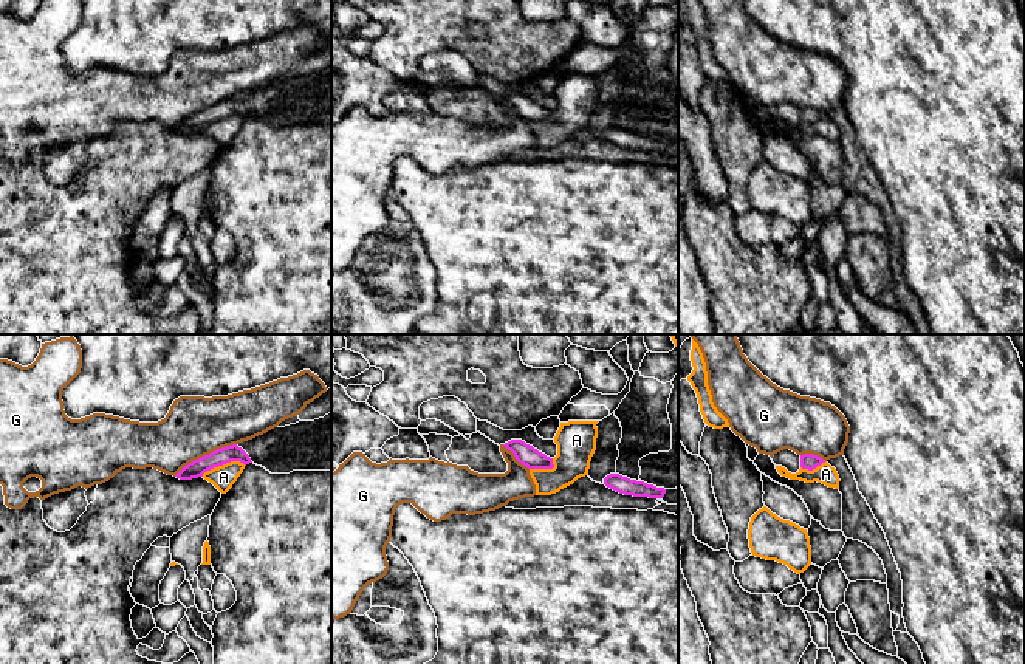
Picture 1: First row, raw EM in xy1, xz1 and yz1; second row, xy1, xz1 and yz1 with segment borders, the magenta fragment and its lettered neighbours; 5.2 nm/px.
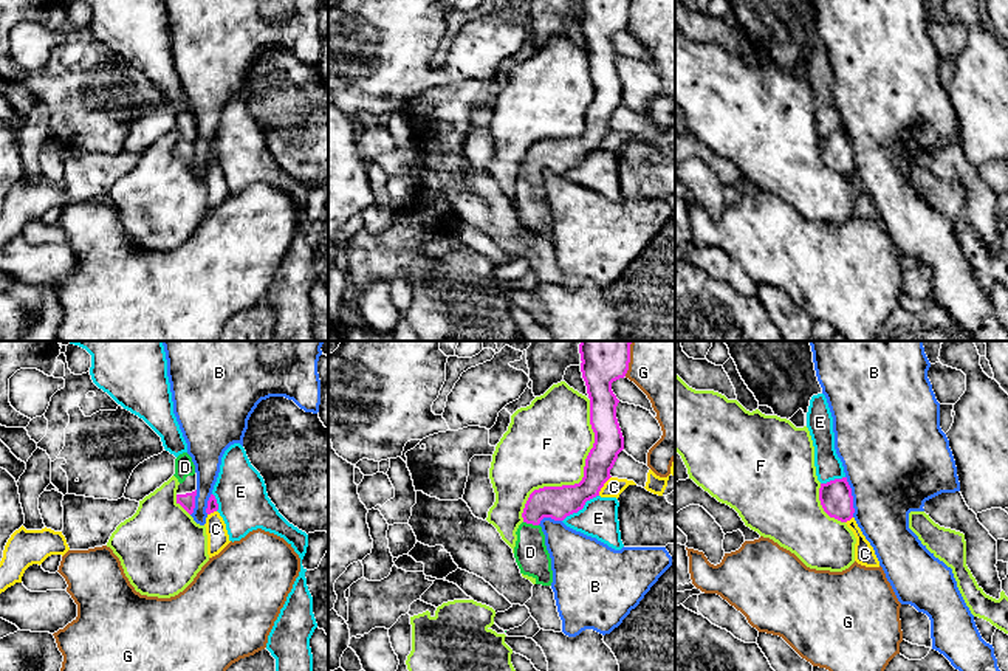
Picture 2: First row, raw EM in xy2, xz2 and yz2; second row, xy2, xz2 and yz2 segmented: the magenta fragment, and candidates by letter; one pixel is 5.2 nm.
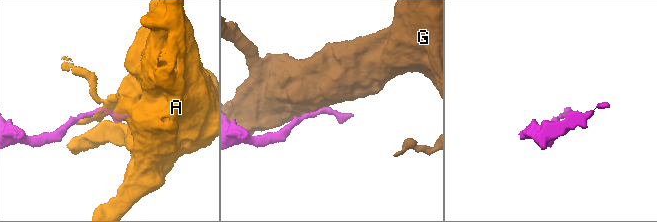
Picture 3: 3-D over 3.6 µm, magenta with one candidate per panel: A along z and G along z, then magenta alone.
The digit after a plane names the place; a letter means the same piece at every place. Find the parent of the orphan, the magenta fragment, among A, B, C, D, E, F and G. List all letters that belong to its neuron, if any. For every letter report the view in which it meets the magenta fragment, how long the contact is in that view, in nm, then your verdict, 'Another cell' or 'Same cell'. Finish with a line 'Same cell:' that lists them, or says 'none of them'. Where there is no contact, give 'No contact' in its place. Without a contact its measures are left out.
A: Touches magenta in xy1. Shared border 240 nm. Another cell
B: Touches magenta in yz2. Shared border 220 nm. Another cell
C: Touches magenta in xz2. Shared border 120 nm. Another cell
D: Touches magenta in xz2. Shared border 80 nm. Same cell
E: Touches magenta in xz2. Shared border 240 nm. Another cell
F: Touches magenta in xz2. Shared border 700 nm. Another cell
G: Touches magenta in xy1. Shared border 360 nm. Another cell
Same cell: D

